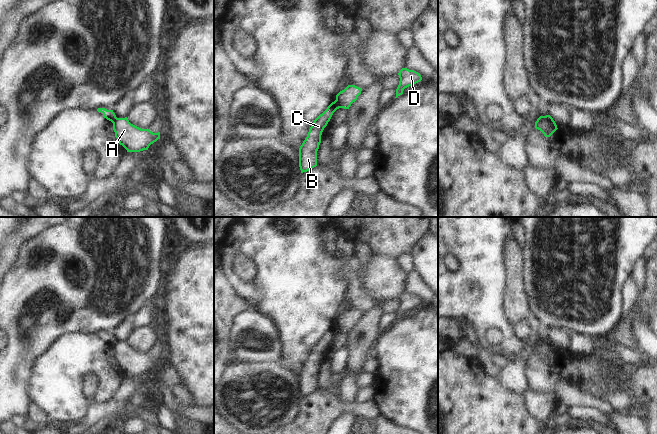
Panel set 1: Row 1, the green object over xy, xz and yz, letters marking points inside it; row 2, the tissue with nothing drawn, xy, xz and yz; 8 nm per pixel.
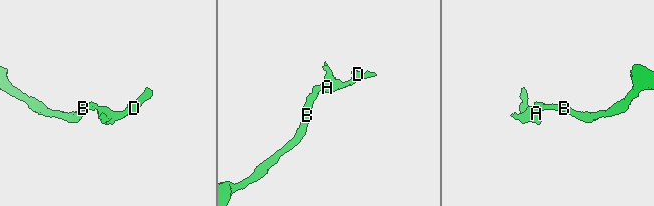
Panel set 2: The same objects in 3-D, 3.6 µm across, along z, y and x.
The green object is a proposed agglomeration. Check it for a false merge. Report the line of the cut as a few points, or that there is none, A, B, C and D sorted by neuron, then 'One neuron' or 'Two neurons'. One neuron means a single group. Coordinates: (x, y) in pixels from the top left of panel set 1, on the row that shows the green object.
Split along xz (335, 100), (339, 107). Groups: A D / B C. Two neurons

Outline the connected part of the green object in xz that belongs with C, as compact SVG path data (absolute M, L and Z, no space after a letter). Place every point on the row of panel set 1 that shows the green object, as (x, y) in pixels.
M335 100L311 125L307 137L299 148L299 167L301 173L317 166L317 151L321 143L322 132L337 109L339 109L339 104Z

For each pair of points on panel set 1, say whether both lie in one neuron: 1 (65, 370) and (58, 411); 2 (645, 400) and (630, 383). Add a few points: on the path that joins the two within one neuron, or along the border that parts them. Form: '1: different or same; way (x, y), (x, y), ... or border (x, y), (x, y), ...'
1: same; way (58, 380), (58, 401)
2: same; way (643, 396), (634, 387)

